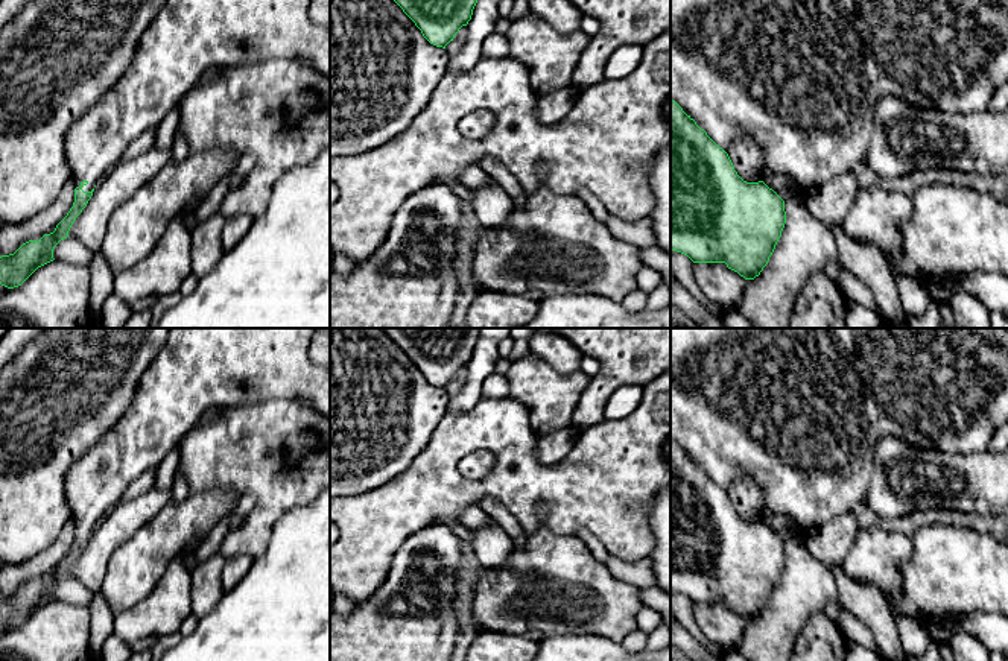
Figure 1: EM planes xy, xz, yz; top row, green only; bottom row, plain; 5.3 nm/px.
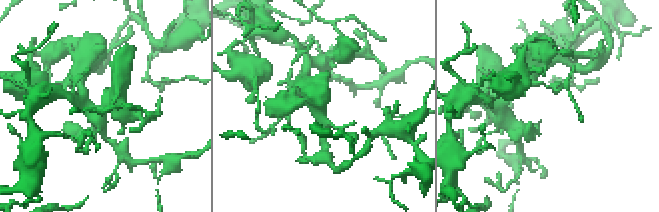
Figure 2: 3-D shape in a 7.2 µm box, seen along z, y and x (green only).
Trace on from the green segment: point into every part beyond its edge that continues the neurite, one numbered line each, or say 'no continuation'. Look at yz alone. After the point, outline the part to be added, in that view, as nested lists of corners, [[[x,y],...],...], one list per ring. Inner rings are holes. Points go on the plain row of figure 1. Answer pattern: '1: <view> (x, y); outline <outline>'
no continuation

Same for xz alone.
no continuation

